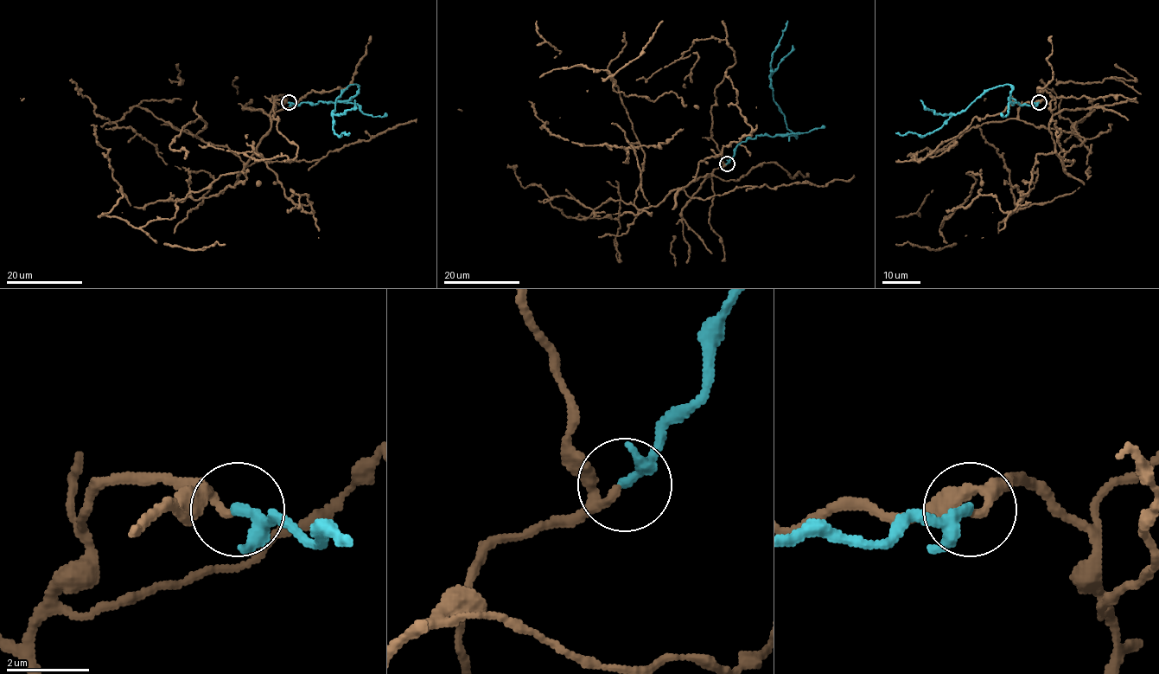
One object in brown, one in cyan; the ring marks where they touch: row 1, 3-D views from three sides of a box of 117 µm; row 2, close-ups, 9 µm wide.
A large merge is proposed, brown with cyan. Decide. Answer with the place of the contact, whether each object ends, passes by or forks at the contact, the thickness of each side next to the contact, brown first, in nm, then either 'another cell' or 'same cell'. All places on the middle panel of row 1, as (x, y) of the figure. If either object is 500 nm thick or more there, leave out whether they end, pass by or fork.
place (727, 163); brown passes by; cyan passes by; calibres 170 and 220 nm; same cell

